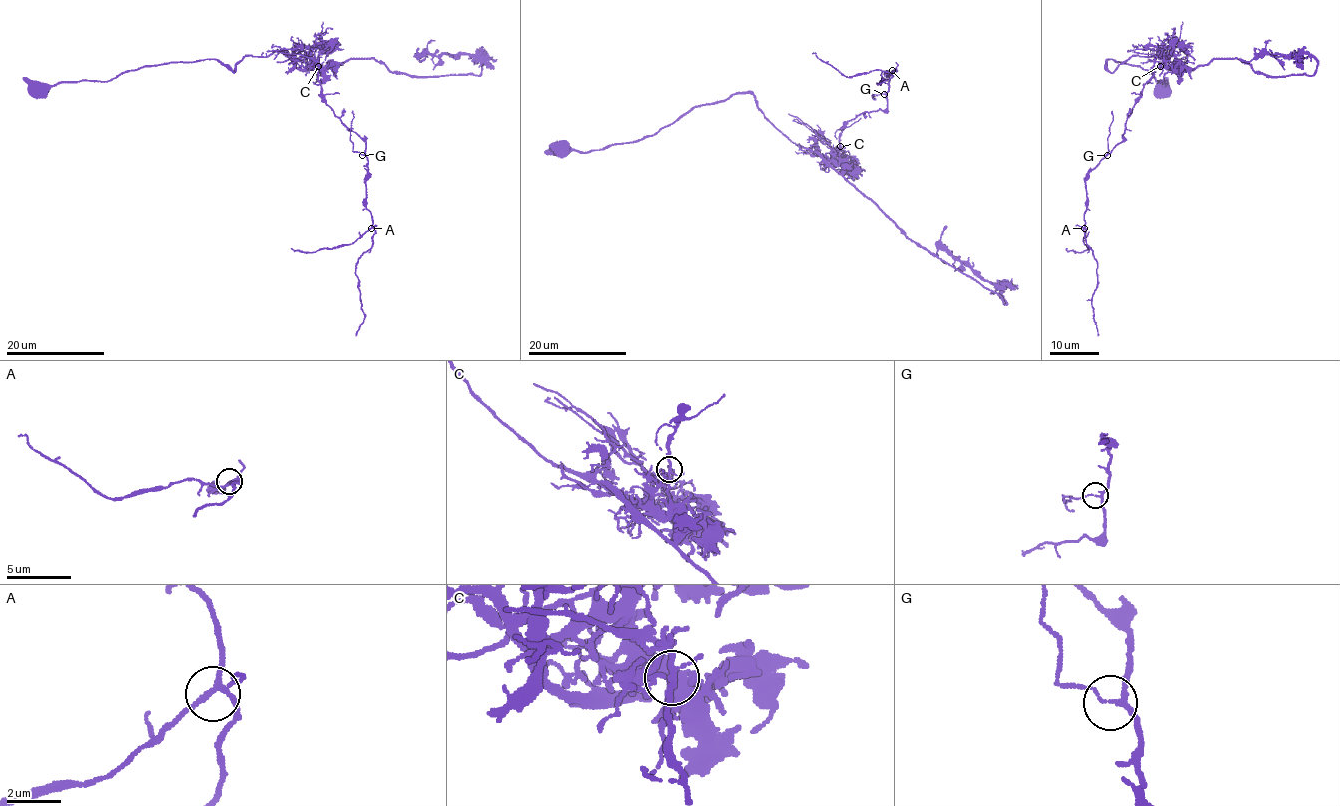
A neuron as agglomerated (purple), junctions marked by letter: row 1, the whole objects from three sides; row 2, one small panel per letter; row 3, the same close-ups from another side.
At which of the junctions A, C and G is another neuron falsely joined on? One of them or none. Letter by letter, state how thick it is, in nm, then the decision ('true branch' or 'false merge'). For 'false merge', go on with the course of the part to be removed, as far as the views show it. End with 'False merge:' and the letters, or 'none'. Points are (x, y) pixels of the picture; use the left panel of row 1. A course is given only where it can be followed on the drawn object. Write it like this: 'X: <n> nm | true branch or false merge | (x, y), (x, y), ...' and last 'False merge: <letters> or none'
A: 180 nm | true branch
C: 190 nm | true branch
G: 140 nm | true branch
False merge: none

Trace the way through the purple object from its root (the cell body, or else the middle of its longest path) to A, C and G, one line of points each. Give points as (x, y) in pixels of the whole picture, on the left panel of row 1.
A: (39, 89), (206, 59), (233, 72), (248, 55), (283, 50), (318, 66), (322, 98), (366, 142), (371, 228)
C: (39, 89), (206, 59), (233, 72), (248, 55), (279, 50), (318, 66)
G: (39, 89), (206, 59), (233, 72), (248, 55), (283, 50), (318, 66), (322, 98), (366, 142), (362, 155)

